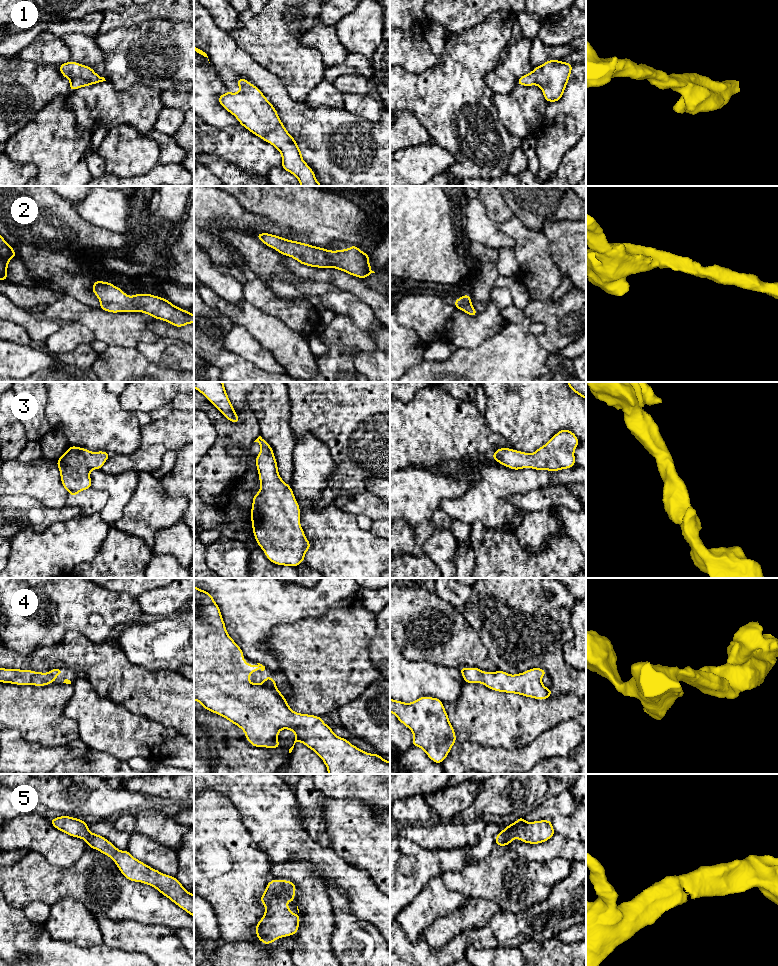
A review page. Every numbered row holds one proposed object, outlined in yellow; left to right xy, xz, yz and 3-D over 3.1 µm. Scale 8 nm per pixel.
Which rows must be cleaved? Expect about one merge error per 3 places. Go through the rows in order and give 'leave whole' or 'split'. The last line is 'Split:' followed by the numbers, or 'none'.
1: leave whole
2: leave whole
3: leave whole
4: leave whole
5: leave whole
Split: none

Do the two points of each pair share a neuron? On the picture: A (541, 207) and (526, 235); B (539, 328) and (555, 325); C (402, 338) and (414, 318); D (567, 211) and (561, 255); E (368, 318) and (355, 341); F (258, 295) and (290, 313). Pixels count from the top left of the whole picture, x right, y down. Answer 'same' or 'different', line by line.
A: different
B: different
C: different
D: different
E: different
F: same

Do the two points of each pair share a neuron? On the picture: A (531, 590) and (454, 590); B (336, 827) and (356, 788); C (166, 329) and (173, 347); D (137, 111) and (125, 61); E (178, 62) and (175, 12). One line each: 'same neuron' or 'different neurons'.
A: different neurons
B: different neurons
C: different neurons
D: different neurons
E: different neurons

